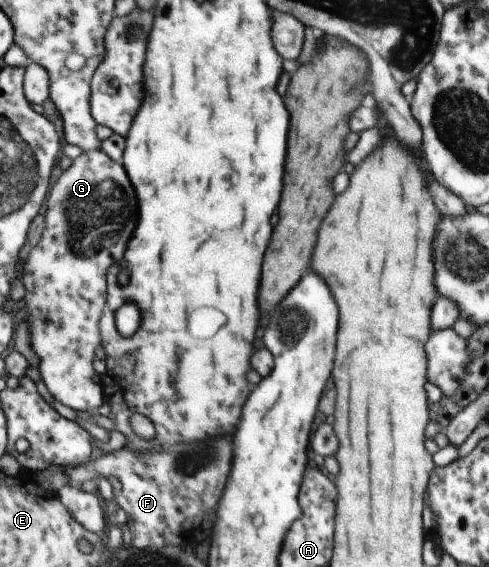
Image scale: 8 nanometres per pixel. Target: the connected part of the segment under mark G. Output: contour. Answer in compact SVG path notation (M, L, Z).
M99 148L94 151L85 151L82 155L79 155L76 159L73 159L71 167L63 173L58 175L55 185L52 185L51 193L47 197L47 211L45 211L45 230L43 231L41 240L35 249L31 251L27 261L20 267L20 281L25 287L24 305L29 312L29 341L31 342L31 348L39 356L38 371L40 379L45 383L49 393L57 401L71 407L79 415L87 416L92 413L97 413L97 409L105 401L101 386L98 384L98 376L93 367L93 362L97 359L95 356L95 350L101 344L100 330L98 327L101 315L106 307L105 299L105 282L107 271L110 266L118 263L123 259L123 253L125 253L125 247L127 247L127 241L129 237L133 235L135 231L135 225L137 225L137 197L135 197L136 191L133 191L133 185L129 181L124 166L112 161L102 150Z

